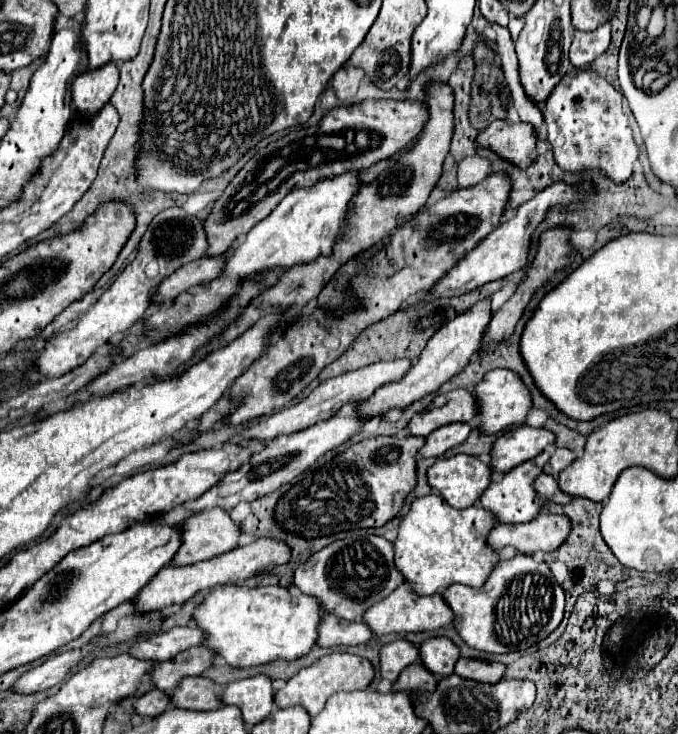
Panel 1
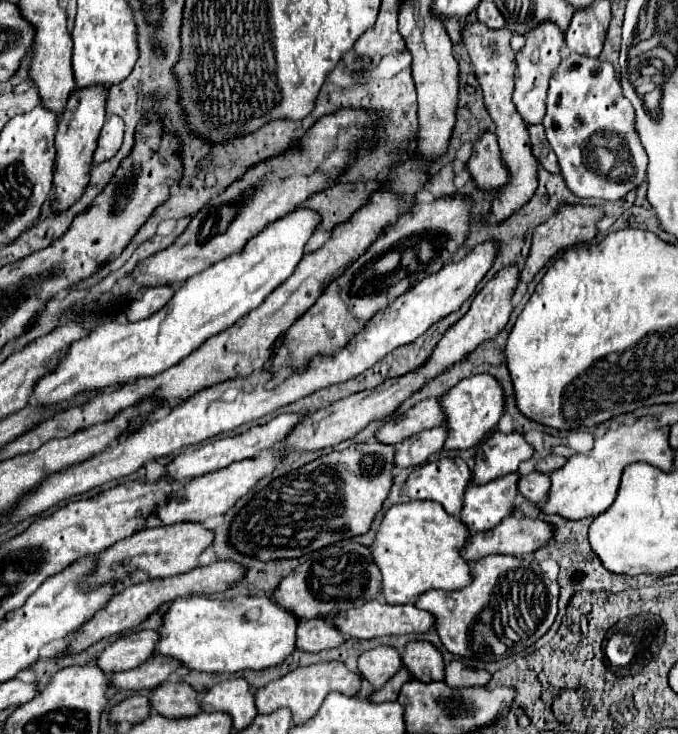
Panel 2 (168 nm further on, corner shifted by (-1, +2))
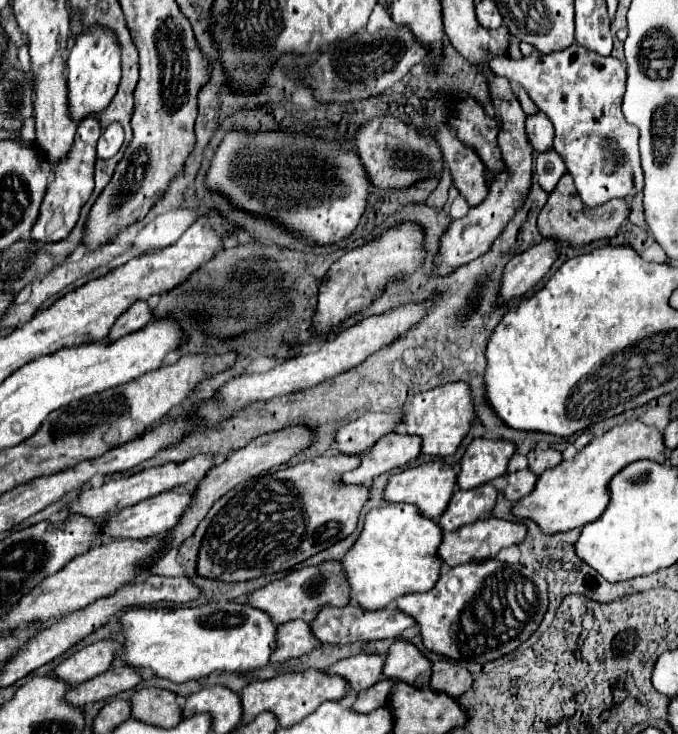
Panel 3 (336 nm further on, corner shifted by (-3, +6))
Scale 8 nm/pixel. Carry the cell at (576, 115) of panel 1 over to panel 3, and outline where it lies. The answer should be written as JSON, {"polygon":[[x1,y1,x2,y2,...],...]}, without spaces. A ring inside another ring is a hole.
{"polygon":[[572,43,568,49,552,51,548,55,541,54,533,48,530,57,522,57,520,61,512,61,510,57,492,59,490,69,502,77,508,77,510,81,520,83,528,91,536,107,550,117,556,131,554,149,564,159,584,205,596,207,614,197,626,197,626,195,632,197,642,191,644,173,640,167,640,153,638,153,638,129,626,123,620,111,624,97,624,83,626,83,624,63,620,63,616,57,602,57,590,49]]}

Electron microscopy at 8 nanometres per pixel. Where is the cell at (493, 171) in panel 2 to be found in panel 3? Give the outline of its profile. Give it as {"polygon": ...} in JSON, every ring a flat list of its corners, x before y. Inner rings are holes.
{"polygon":[[440,127,436,137,440,141,444,161,450,167,450,173,458,191,468,199,470,205,482,203,484,197,488,195,490,185,488,185,486,167,480,155,472,147,464,145,456,135,448,135,444,127]]}

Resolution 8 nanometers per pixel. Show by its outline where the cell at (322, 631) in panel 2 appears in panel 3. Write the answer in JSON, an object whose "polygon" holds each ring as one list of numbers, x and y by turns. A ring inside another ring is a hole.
{"polygon":[[296,619,296,621,288,621,278,627,276,653,272,655,272,663,274,661,280,663,292,657,302,657,320,645,320,641,312,637,312,629,308,629,308,625,310,623]]}

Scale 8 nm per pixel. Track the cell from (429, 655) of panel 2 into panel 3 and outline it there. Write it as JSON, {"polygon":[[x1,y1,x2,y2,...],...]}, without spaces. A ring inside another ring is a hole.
{"polygon":[[404,639,392,643,384,661,384,677,406,681,414,687,428,687,430,675,432,663,414,643,408,643]]}

